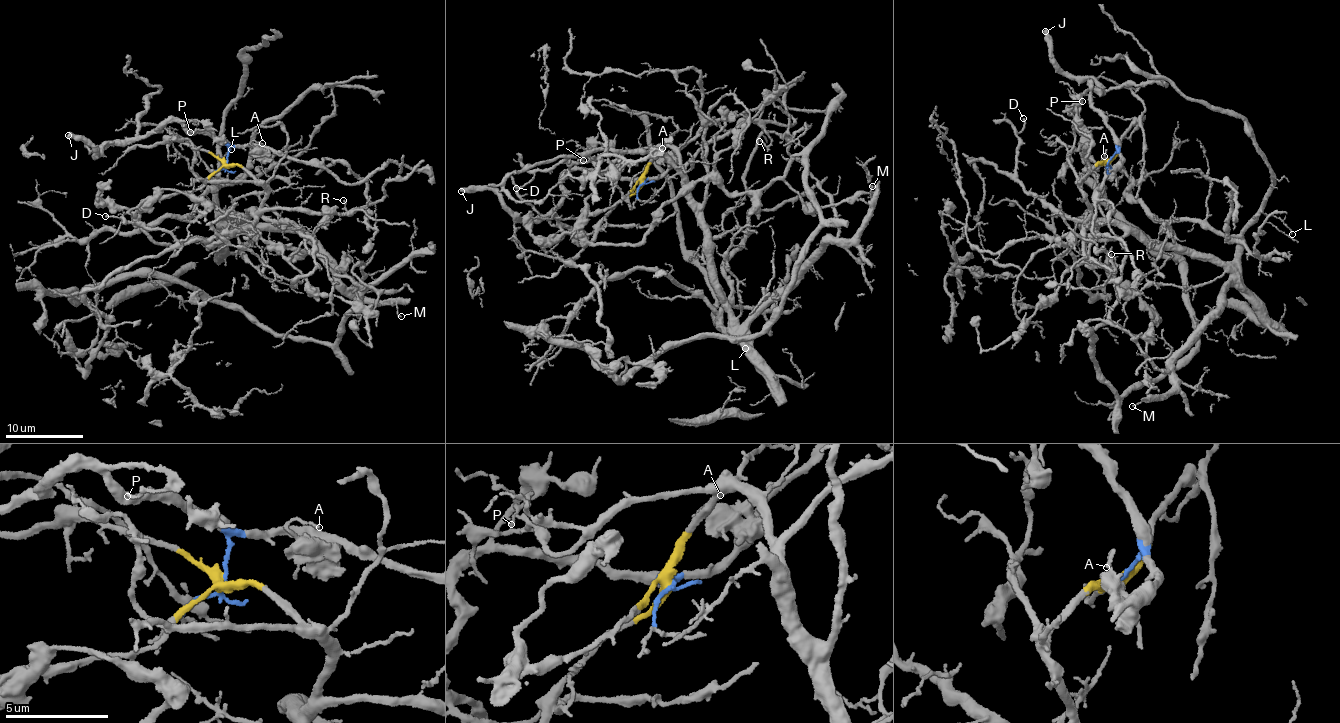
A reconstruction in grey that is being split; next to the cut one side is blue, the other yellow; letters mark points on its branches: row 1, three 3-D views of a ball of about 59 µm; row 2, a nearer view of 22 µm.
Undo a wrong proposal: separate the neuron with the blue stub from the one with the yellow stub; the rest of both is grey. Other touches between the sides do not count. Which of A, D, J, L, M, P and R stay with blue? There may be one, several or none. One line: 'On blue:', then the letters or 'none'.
On blue: A, J, P

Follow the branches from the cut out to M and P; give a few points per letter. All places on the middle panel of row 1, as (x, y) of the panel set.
M: (642, 182), (668, 146), (682, 164), (711, 283), (740, 324), (808, 257), (851, 238), (873, 185)
P: (644, 182), (580, 168), (582, 155), (591, 147), (583, 160)

